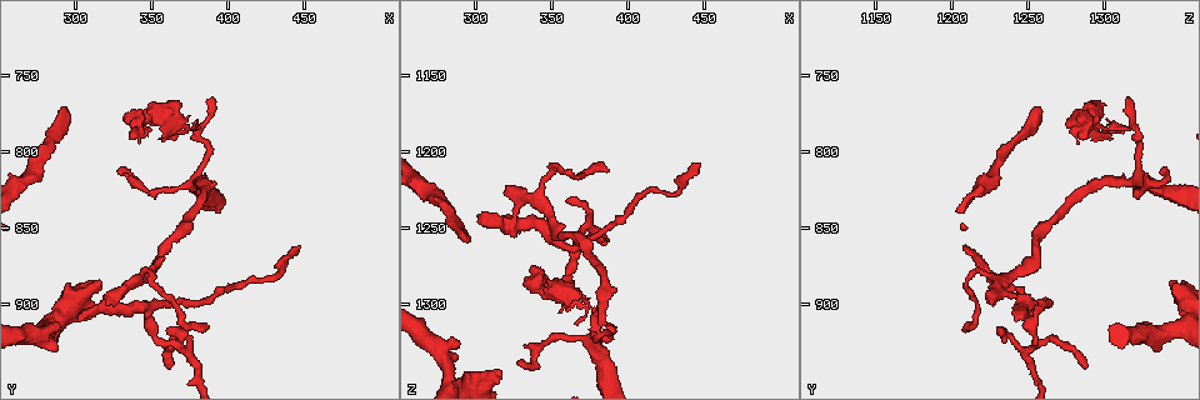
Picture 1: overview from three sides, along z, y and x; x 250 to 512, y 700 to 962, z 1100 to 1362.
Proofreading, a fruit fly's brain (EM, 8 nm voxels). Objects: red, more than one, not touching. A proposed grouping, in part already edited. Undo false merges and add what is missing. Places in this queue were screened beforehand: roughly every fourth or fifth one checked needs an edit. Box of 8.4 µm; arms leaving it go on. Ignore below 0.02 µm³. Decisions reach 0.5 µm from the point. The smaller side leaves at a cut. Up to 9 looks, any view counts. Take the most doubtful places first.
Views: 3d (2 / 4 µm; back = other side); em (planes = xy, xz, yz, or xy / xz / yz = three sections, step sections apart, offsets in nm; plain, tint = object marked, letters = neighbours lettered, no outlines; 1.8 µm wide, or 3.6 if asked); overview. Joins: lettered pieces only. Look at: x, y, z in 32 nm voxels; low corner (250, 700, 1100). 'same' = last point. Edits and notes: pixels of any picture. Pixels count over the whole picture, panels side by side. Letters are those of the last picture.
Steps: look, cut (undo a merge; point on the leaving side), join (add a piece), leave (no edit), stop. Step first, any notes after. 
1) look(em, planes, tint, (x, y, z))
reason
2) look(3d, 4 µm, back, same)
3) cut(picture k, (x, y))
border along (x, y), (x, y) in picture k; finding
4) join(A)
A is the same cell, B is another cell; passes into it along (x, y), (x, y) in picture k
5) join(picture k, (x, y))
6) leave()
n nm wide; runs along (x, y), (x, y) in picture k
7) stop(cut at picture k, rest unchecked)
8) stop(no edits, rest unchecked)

look(3d, 4 µm, (294, 768, 1256))
an open end

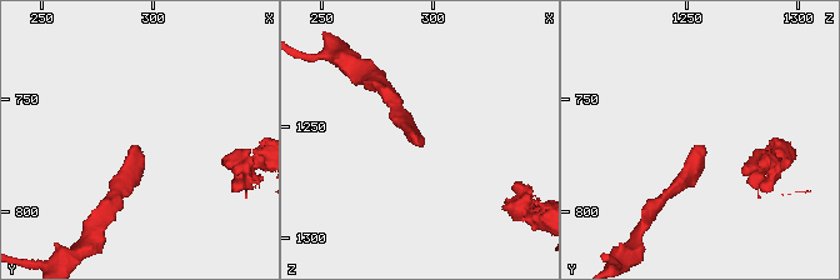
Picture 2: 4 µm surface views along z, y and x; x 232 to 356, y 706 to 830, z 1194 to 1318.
look(em, planes, letters, (292, 770, 1258))

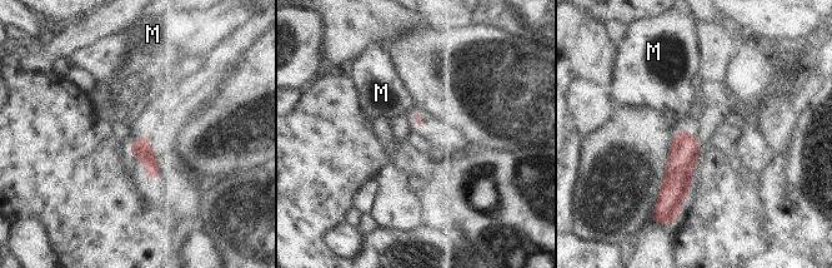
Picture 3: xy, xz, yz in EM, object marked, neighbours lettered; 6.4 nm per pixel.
leave()
M is another cell; no lettered piece goes on from it

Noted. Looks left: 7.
look(em, planes, tint, (316, 882, 1344))
branch stops here

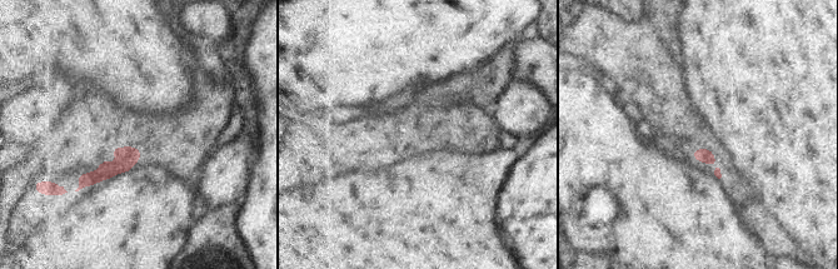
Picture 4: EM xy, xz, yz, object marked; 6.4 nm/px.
look(em, planes, letters, same)
see the neighbours

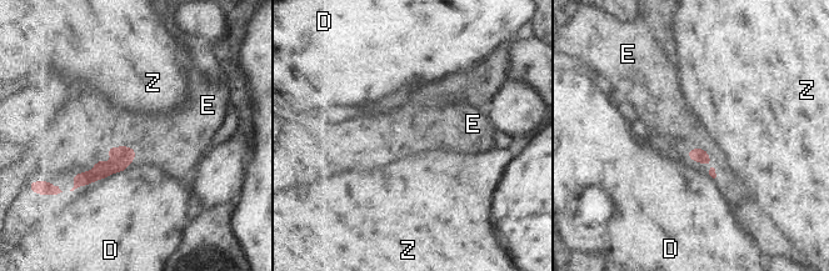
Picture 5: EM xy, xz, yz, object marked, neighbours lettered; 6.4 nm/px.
join(E)
E is the same cell, D and Z are other cells; passes into it along (123, 156), (135, 152), (173, 160) in picture 5; the neuron continues

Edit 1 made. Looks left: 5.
stop(join at picture 5, rest unchecked)

